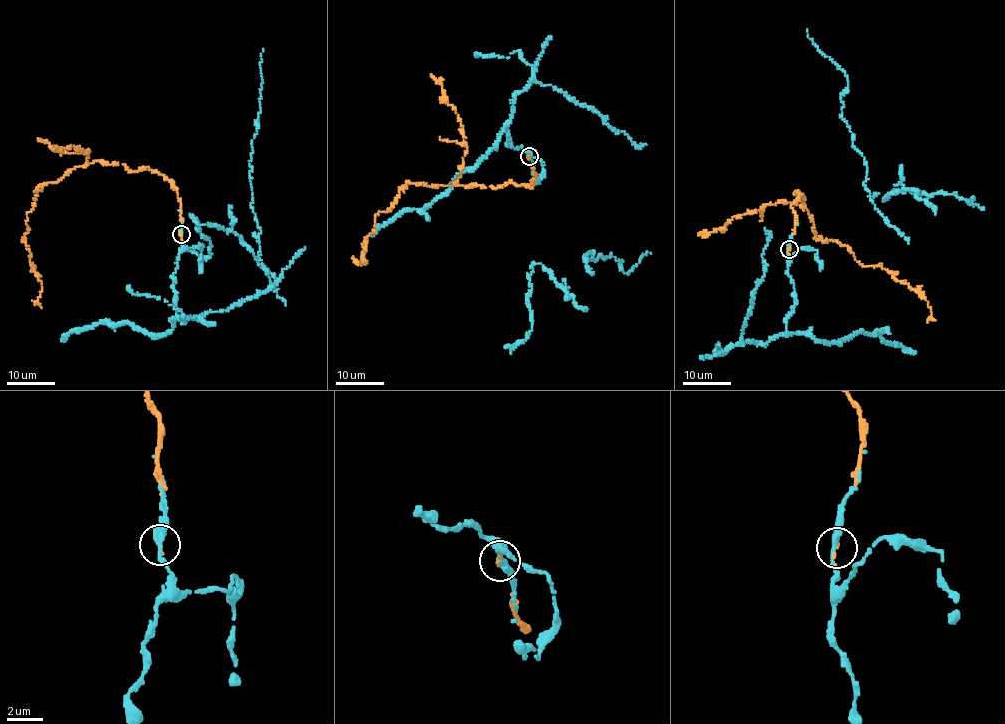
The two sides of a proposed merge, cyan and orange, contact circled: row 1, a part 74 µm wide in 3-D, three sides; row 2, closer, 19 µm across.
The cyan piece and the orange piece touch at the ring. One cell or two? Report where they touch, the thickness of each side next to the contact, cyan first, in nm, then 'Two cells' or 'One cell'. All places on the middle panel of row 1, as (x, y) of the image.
Place: (529, 156). Thickness 320 nm (cyan) against 180 nm. One cell

